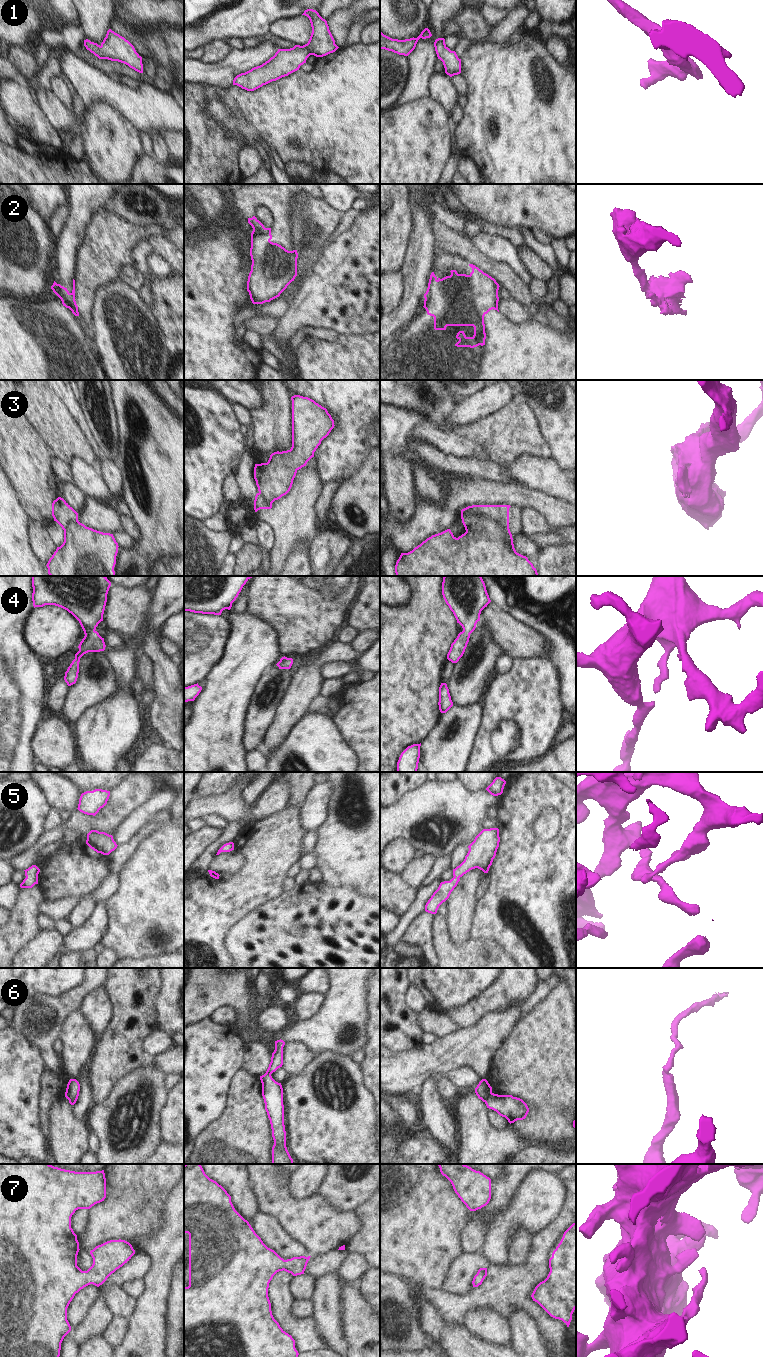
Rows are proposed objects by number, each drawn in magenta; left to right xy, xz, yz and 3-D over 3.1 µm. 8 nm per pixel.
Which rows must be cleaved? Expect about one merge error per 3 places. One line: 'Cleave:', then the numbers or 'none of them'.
Cleave: 2, 3, 6

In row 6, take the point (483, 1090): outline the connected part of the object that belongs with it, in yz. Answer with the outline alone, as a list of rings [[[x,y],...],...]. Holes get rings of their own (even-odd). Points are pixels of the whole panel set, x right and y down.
[[[482,1079],[475,1088],[475,1093],[479,1099],[485,1102],[492,1093],[492,1087],[486,1079]]]

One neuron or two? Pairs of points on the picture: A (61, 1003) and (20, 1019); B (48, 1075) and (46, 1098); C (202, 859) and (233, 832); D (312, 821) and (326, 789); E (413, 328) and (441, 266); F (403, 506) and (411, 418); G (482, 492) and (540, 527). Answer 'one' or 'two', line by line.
A: one
B: one
C: one
D: one
E: one
F: one
G: two

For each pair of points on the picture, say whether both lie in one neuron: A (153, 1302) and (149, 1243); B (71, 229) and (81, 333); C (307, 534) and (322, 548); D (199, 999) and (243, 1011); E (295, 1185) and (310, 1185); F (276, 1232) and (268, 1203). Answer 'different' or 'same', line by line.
A: same
B: different
C: different
D: same
E: same
F: different

